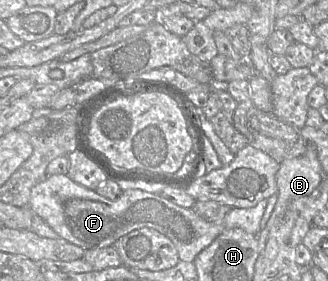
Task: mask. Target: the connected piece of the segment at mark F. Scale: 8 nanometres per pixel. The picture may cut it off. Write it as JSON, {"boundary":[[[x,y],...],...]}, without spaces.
{"boundary":[[[65,174],[46,176],[32,188],[29,201],[29,208],[62,239],[84,250],[111,246],[129,232],[147,227],[168,237],[174,243],[179,259],[185,262],[193,262],[225,229],[240,228],[249,234],[258,235],[266,206],[267,200],[262,200],[252,208],[231,208],[221,222],[209,222],[191,208],[181,207],[155,193],[126,189],[119,198],[110,200],[96,190],[74,182]]]}

